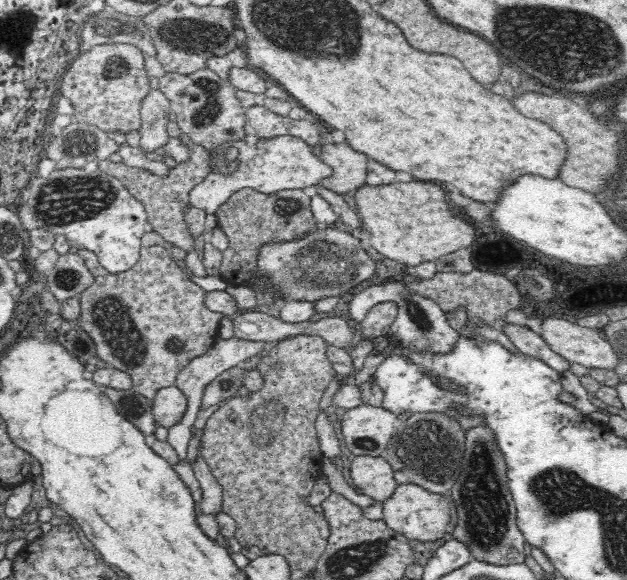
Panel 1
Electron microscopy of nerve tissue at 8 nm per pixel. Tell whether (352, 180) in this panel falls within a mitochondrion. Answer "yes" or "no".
no

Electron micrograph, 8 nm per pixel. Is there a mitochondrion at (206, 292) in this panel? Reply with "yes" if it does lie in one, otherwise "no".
no

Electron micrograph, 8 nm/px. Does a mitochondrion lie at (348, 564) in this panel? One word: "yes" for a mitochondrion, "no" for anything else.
yes

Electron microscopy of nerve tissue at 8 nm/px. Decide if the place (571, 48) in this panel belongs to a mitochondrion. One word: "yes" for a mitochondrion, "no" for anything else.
yes

